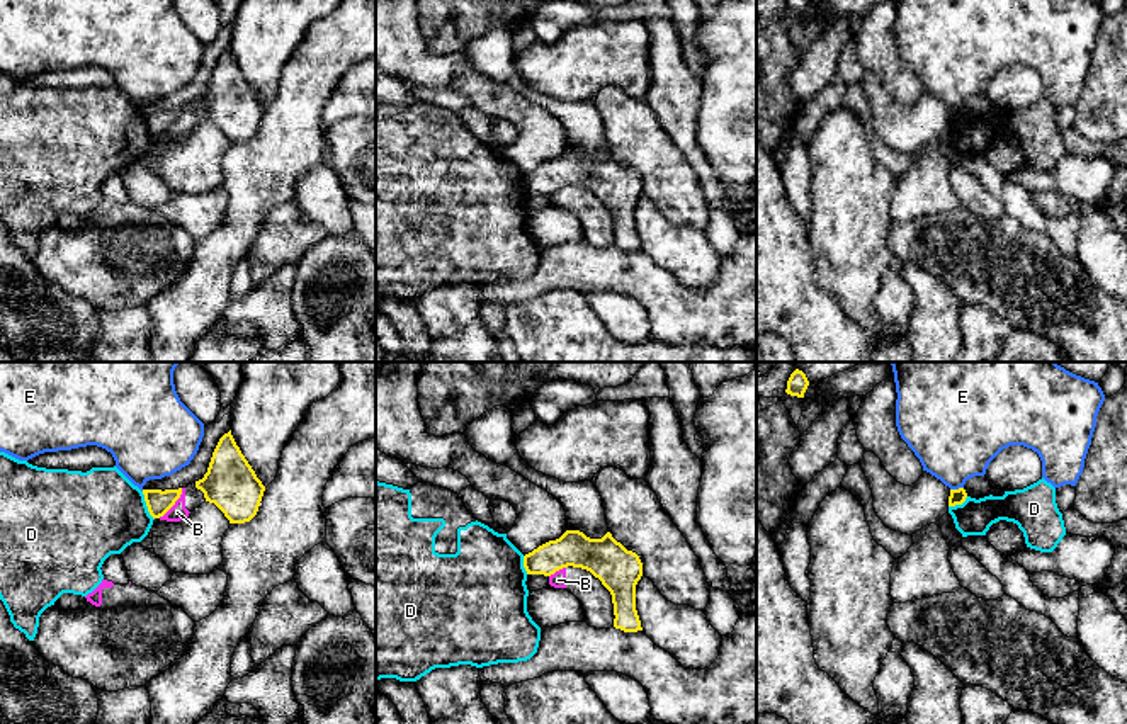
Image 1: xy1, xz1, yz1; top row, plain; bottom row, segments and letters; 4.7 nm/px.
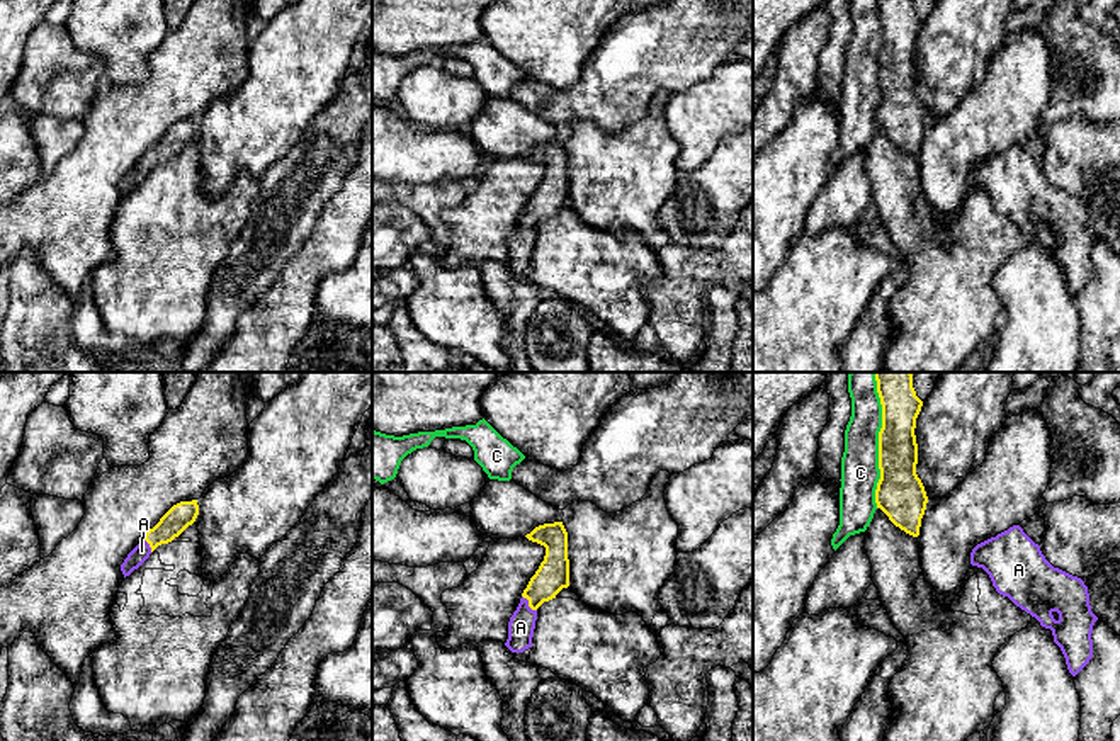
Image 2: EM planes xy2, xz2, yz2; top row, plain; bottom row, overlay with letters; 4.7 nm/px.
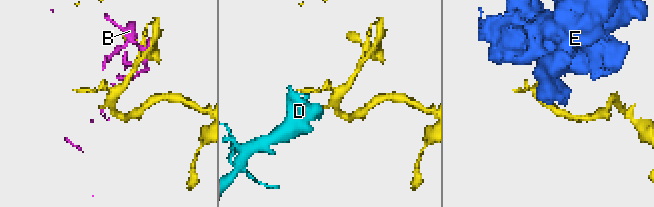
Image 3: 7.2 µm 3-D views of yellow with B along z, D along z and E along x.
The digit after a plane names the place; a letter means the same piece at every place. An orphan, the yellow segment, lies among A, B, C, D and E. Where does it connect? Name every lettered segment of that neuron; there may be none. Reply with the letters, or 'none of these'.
A

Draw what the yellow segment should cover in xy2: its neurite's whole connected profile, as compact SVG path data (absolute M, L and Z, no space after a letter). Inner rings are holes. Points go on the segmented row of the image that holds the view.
M197 500L180 501L173 505L160 518L160 522L143 535L139 544L127 554L127 557L121 564L124 578L129 576L134 569L138 569L158 546L168 544L175 537L178 537L189 525L195 522L197 515Z

